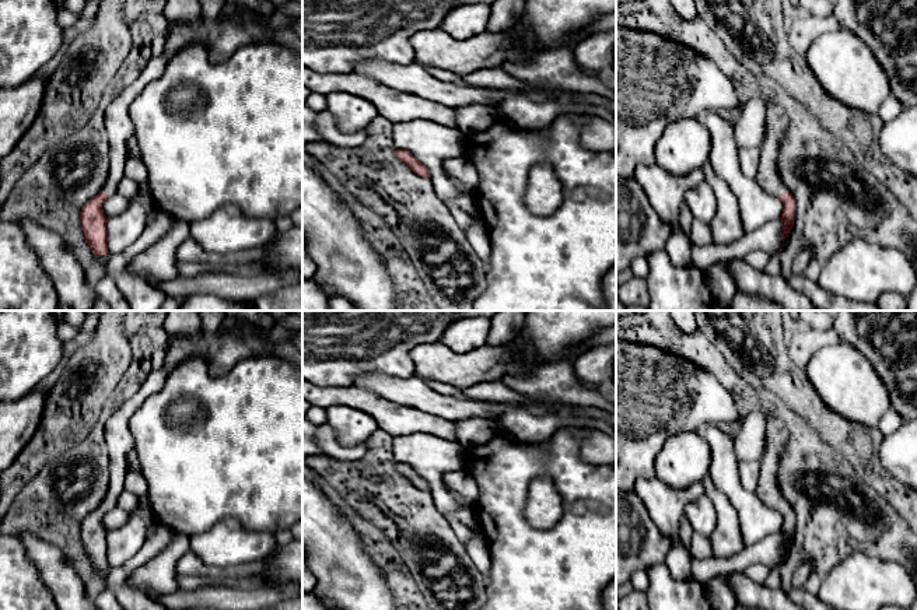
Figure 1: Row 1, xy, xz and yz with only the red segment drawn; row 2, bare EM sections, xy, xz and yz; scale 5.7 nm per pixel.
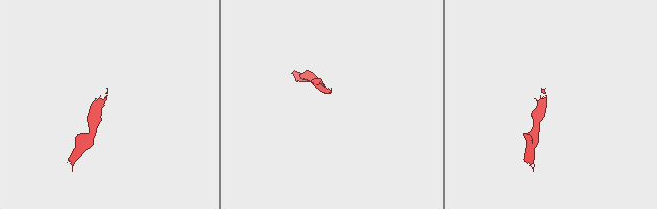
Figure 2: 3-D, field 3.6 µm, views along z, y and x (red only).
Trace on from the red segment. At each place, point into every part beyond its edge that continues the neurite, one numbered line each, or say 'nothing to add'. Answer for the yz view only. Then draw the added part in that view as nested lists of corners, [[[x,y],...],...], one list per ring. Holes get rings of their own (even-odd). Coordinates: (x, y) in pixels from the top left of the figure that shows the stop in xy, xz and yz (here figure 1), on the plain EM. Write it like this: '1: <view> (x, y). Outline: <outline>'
1: yz (767, 490). Outline: [[[776,417],[767,420],[767,452],[760,462],[762,471],[756,495],[773,509],[780,509],[788,504],[777,481],[780,451],[787,445],[788,437],[790,431],[781,420]]]

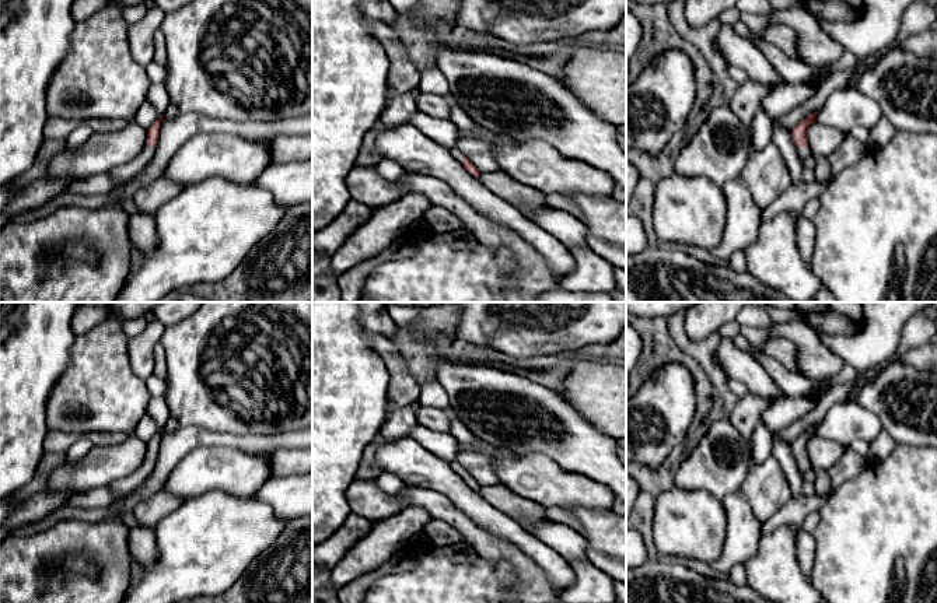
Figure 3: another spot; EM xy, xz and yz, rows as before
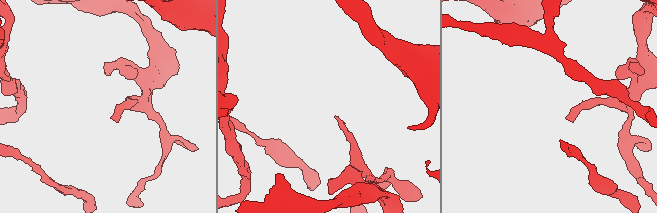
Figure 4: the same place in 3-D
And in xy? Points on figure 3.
1: xy (133, 480). Outline: [[[146,456],[136,471],[133,471],[132,474],[123,478],[113,481],[109,485],[109,490],[115,492],[126,494],[134,490],[136,487],[139,487],[151,474],[154,467],[155,467],[155,460]]]

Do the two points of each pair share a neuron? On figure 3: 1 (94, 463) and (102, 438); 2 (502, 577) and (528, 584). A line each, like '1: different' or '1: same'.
1: different
2: different

